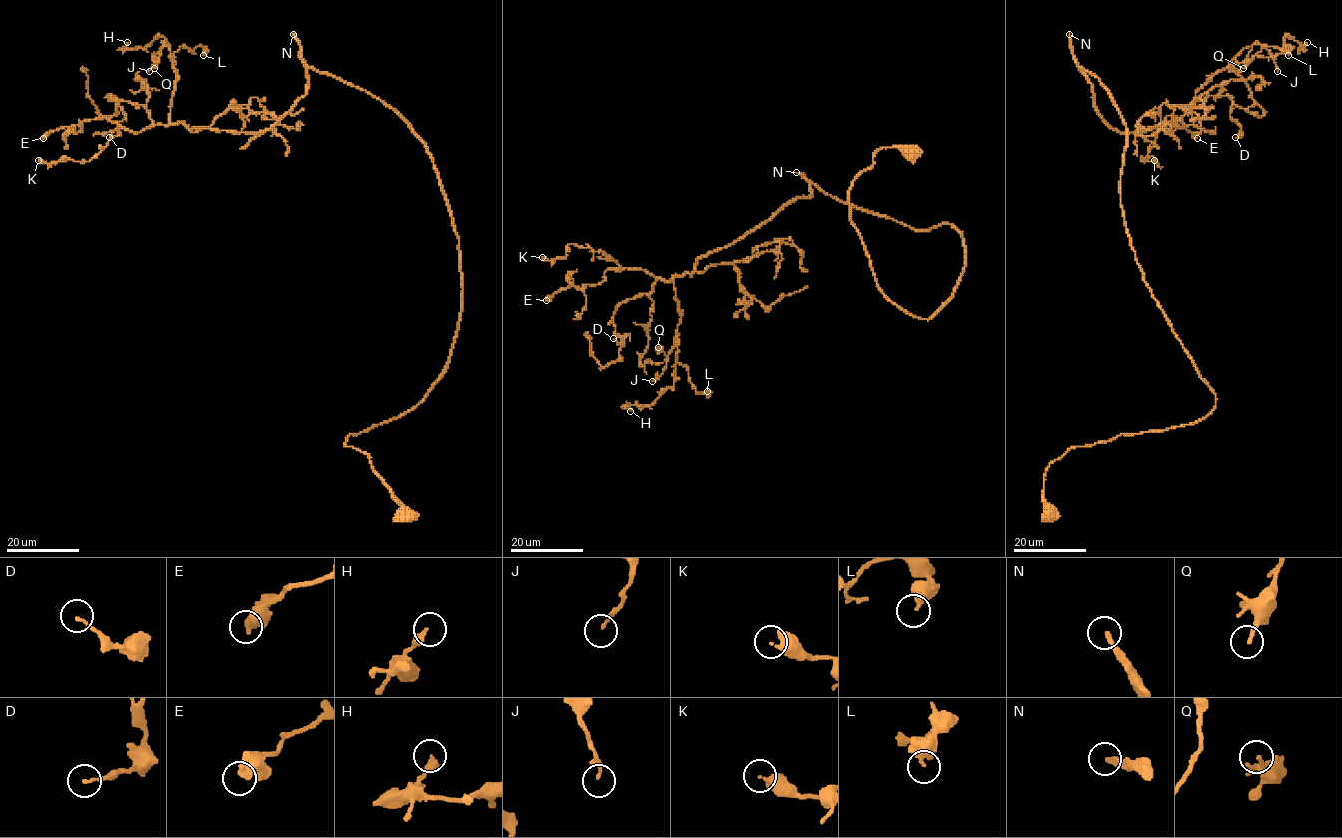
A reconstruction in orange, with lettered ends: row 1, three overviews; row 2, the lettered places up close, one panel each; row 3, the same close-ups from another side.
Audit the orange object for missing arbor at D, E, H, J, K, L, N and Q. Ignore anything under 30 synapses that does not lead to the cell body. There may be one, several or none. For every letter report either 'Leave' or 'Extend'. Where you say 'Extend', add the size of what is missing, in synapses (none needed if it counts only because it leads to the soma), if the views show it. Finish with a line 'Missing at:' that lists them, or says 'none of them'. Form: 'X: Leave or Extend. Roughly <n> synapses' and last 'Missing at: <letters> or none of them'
D: Leave
E: Leave
H: Leave
J: Leave
K: Leave
L: Leave
N: Extend. Roughly 500 synapses
Q: Leave
Missing at: N

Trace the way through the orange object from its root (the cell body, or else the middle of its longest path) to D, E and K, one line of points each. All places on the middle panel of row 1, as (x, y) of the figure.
D: (912, 151), (875, 152), (849, 220), (879, 289), (929, 319), (963, 234), (811, 184), (622, 301), (613, 338)
E: (912, 151), (875, 152), (849, 220), (879, 289), (929, 319), (963, 234), (813, 184), (692, 273), (546, 300)
K: (912, 151), (875, 152), (849, 220), (879, 289), (929, 319), (963, 234), (813, 184), (669, 281), (542, 257)

